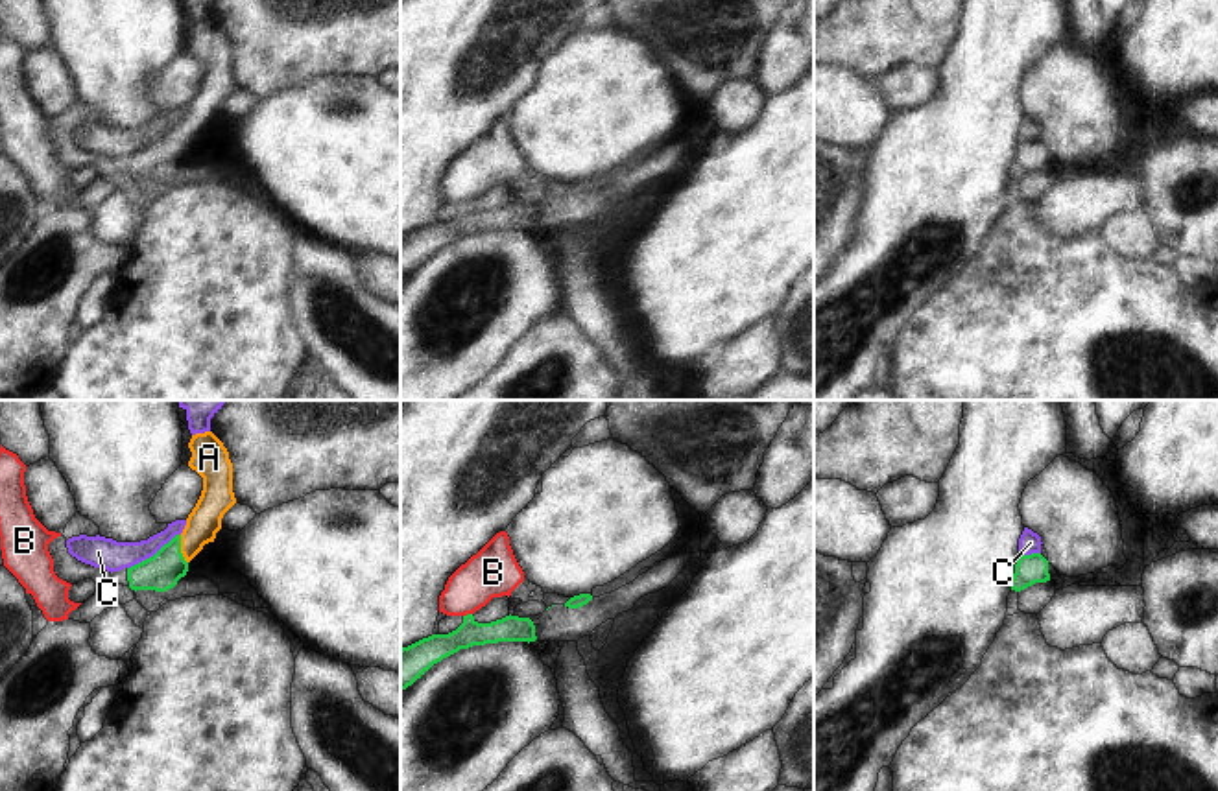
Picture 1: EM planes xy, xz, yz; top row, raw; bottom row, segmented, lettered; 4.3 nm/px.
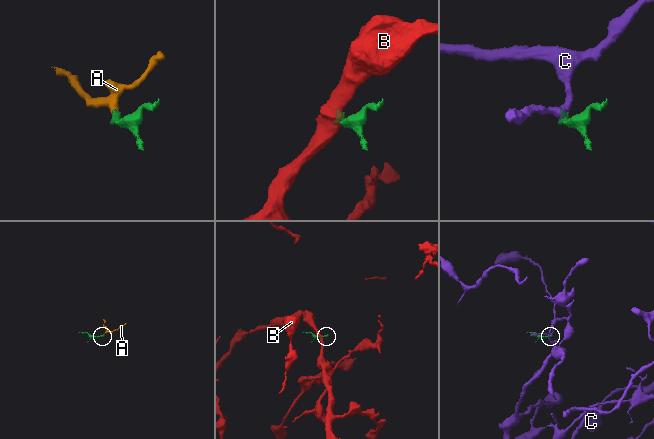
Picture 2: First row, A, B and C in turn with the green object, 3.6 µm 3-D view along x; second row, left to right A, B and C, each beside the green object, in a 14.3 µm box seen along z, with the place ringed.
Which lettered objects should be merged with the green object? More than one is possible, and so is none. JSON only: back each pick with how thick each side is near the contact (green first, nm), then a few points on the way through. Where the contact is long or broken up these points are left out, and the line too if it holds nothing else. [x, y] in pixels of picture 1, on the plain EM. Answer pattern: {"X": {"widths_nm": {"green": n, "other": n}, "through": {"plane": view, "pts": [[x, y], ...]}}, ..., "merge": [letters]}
{"A": {"widths_nm": {"green": 160, "other": 150}, "through": {"plane": "xy", "pts": [[161, 159], [179, 137], [203, 109]]}}, "merge": ["A"]}

